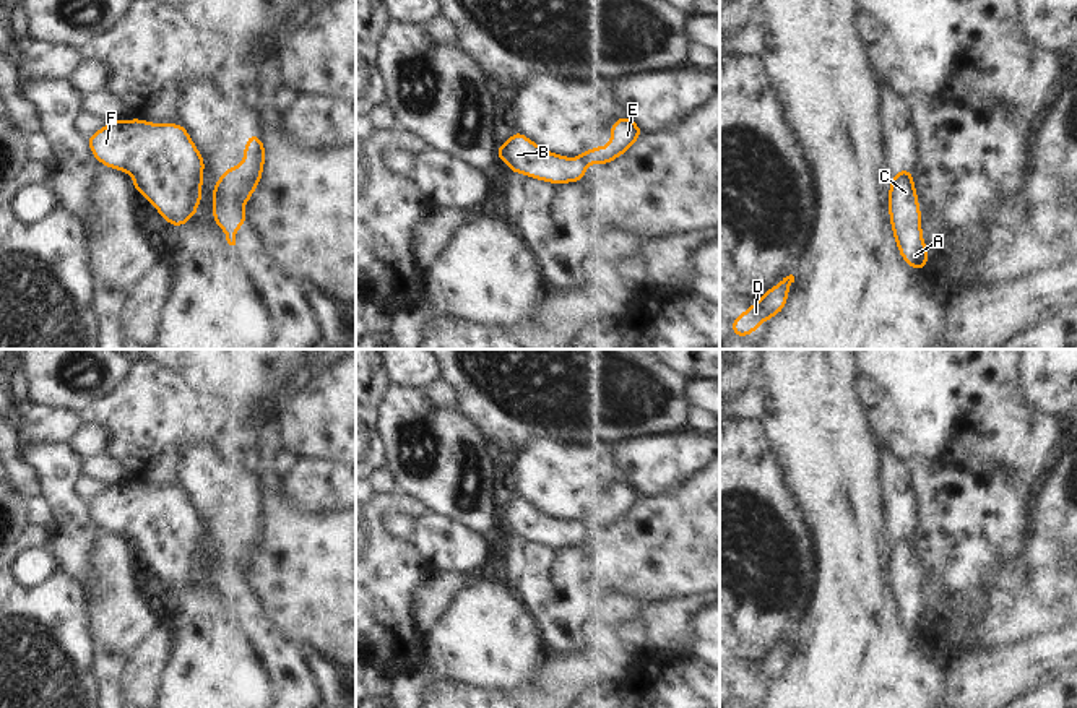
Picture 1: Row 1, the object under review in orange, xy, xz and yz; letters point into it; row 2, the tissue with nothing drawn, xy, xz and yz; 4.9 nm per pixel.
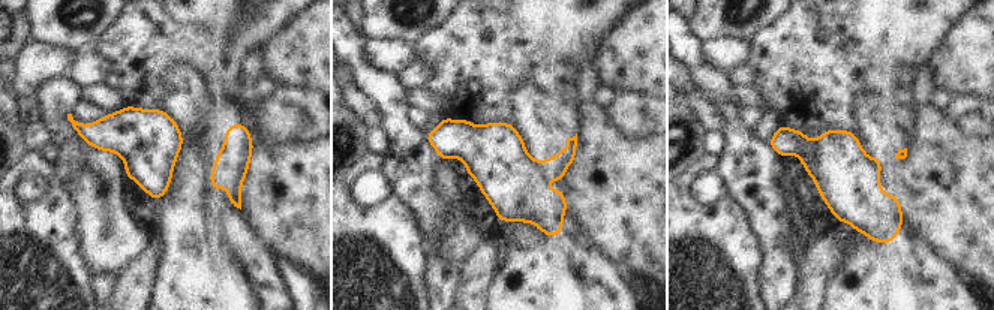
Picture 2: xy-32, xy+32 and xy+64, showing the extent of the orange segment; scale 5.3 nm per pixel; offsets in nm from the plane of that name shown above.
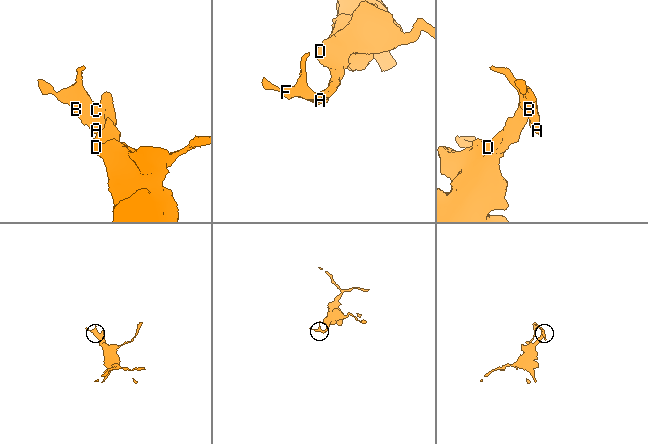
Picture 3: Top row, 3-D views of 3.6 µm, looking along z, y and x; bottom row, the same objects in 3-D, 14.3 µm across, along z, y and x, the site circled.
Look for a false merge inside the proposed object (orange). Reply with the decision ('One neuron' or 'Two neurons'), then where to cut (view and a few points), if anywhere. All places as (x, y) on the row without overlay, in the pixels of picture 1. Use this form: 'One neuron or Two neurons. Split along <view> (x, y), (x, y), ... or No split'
Two neurons. Split along xy (215, 549), (224, 564), (242, 569).

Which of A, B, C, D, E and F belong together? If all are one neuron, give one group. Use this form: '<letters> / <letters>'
A B C F / D E

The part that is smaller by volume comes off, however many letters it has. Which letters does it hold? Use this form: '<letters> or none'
A, B, C, F.

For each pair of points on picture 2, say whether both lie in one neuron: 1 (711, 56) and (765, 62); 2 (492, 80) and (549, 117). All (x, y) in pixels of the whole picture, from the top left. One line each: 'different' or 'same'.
1: different
2: different

